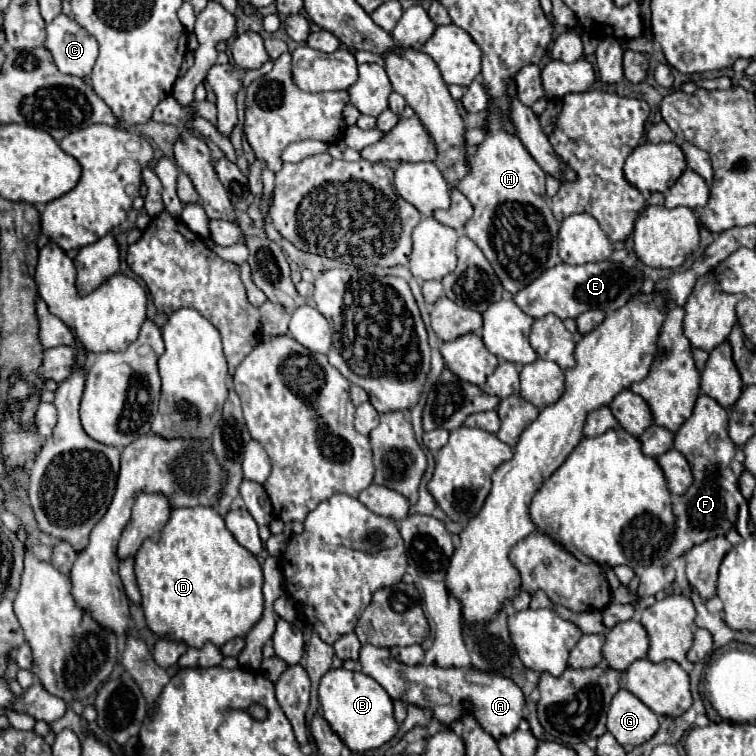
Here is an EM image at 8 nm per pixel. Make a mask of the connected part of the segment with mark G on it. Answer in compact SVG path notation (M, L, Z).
M622 688L612 698L606 726L618 744L634 748L648 742L658 732L658 716L632 692Z

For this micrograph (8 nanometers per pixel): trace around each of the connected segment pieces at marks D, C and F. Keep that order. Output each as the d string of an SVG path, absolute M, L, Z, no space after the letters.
M194 506L194 508L176 508L168 520L168 524L162 528L160 532L160 540L154 542L150 538L146 538L140 546L140 550L134 556L136 564L136 580L138 580L138 588L142 594L142 608L144 608L144 616L146 622L150 626L152 632L156 632L160 638L168 638L168 640L184 640L188 646L192 648L200 648L200 644L204 644L204 640L212 640L214 644L226 644L228 640L236 638L236 636L246 636L248 630L256 624L256 620L260 620L262 610L264 610L264 596L262 596L262 568L256 560L256 556L252 552L248 552L242 544L238 544L238 540L230 534L230 530L224 524L224 518L218 514L216 508L212 506Z
M58 14L50 24L46 24L44 46L52 52L60 72L78 78L92 72L98 56L96 40L66 14Z
M706 394L698 396L692 416L676 432L674 448L688 458L694 474L694 484L672 504L676 514L676 534L666 554L668 560L688 552L694 544L702 544L704 540L714 536L724 536L730 528L734 528L738 508L744 502L738 490L738 478L744 466L734 460L736 446L728 438L728 410L722 408L716 400Z

